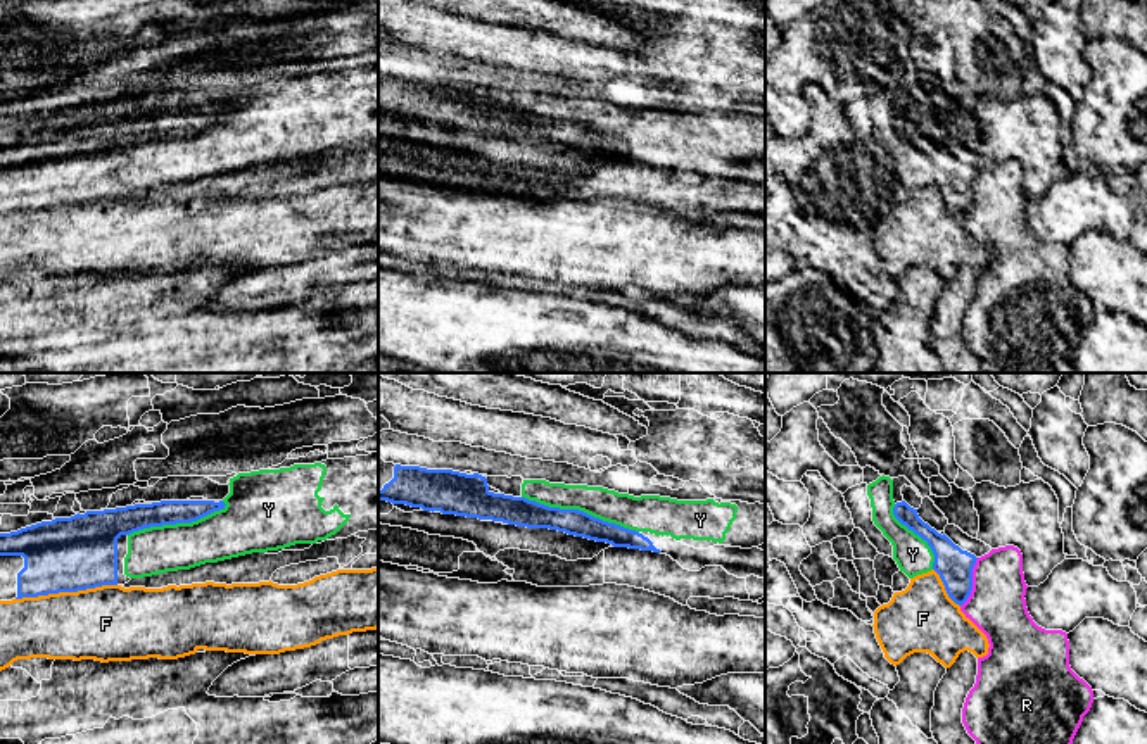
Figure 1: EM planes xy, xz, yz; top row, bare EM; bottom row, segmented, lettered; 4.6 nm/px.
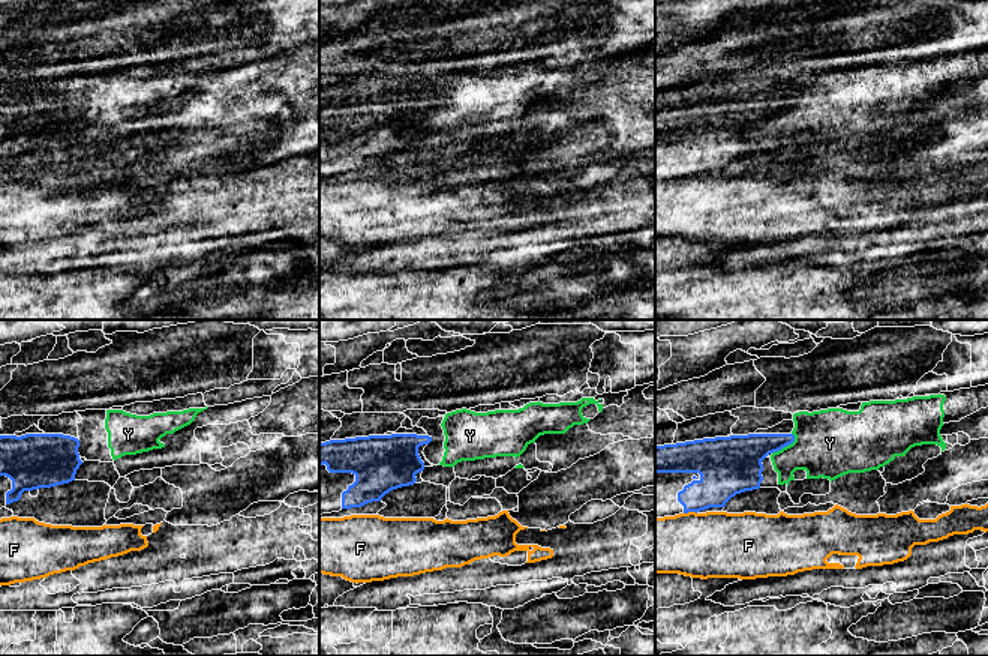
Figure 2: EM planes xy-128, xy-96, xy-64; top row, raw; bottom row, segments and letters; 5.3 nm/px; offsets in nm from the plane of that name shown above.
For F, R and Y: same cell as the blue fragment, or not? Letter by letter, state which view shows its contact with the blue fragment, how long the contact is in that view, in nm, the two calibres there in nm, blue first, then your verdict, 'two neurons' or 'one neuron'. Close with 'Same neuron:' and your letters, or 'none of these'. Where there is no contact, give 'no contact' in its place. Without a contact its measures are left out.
F: meets blue in xy; contact 480 nm long; 360 nm thick on the blue side, 360 nm on the other; two neurons
R: meets blue in yz; contact 240 nm long; 160 nm thick on the blue side, 260 nm on the other; two neurons
Y: meets blue in xz; contact 550 nm long; 130 nm thick on the blue side, 160 nm on the other; one neuron
Same neuron: Y

